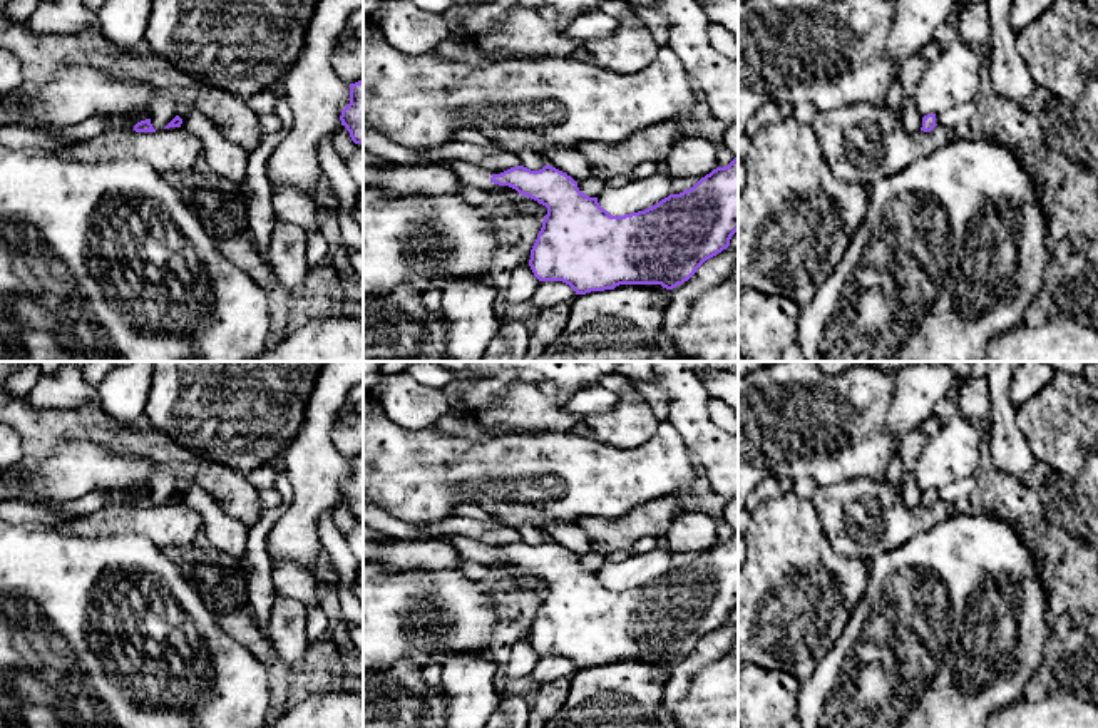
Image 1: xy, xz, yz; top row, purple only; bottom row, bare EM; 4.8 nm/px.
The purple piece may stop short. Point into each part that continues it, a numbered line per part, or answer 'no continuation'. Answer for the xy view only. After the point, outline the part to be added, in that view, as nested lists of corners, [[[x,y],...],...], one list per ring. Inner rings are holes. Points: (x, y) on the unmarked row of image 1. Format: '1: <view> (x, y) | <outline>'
no continuation

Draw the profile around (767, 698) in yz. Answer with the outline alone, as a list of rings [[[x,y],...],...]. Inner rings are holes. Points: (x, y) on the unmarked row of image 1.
[[[741,663],[738,728],[783,728],[797,718],[800,681],[787,671]]]

